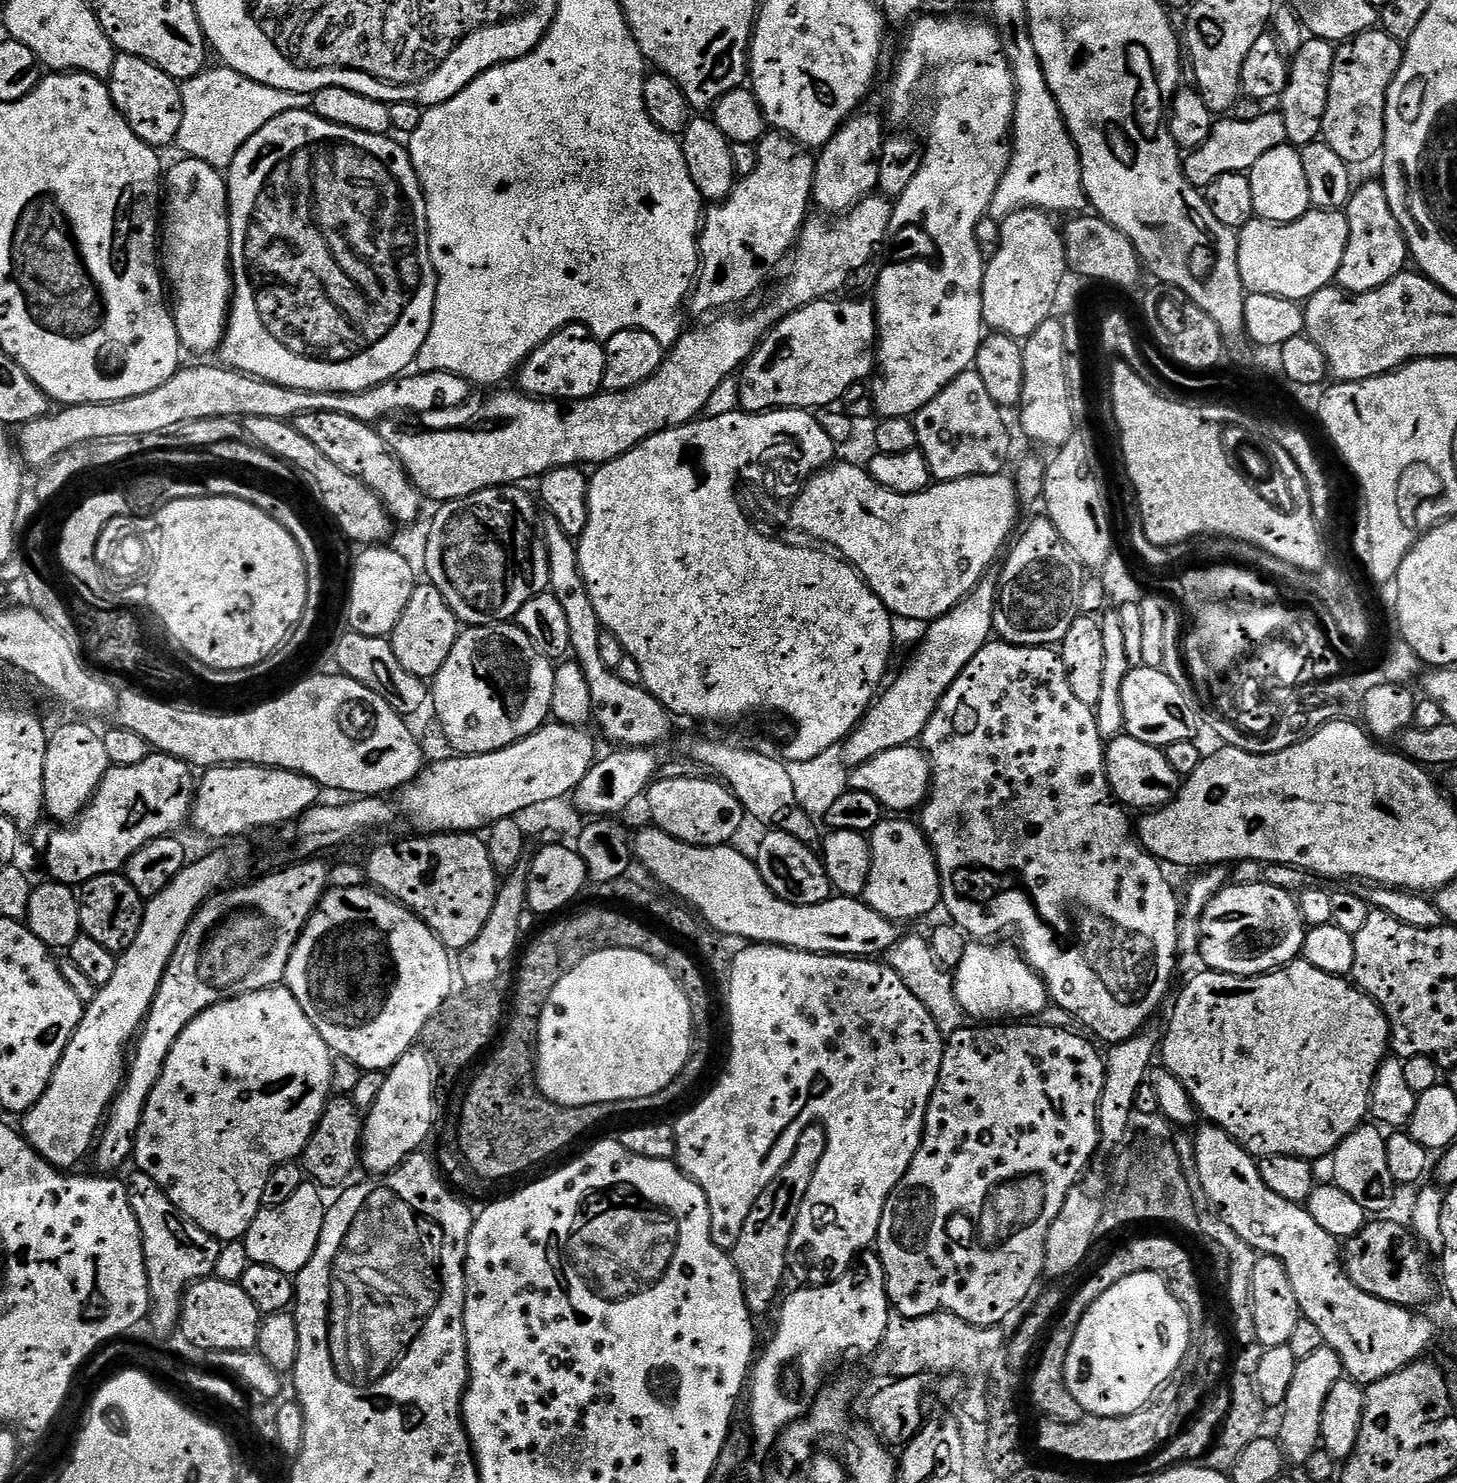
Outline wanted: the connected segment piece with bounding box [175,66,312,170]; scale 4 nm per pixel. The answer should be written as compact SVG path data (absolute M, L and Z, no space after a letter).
M209 67L180 84L182 126L176 135L175 147L181 148L185 157L206 162L211 168L226 170L234 162L234 154L238 154L238 150L242 150L266 122L287 112L311 109L312 98L309 93L271 88L246 78L233 68L219 67Z

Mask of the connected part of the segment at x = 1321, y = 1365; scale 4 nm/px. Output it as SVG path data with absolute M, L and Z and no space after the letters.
M1327 1346L1314 1350L1310 1358L1296 1361L1294 1378L1290 1381L1290 1391L1287 1392L1282 1411L1279 1413L1281 1416L1278 1439L1289 1465L1304 1464L1315 1454L1316 1448L1318 1452L1320 1415L1322 1406L1326 1402L1326 1394L1334 1390L1334 1382L1338 1382L1344 1375L1344 1367L1338 1354L1333 1348Z

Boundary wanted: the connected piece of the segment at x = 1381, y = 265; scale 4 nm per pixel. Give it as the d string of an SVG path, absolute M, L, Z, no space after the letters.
M1379 179L1355 189L1346 209L1350 238L1346 242L1346 254L1342 254L1342 266L1335 283L1345 292L1369 292L1405 271L1409 263L1408 244L1402 230L1390 214L1390 202L1386 202L1386 190Z

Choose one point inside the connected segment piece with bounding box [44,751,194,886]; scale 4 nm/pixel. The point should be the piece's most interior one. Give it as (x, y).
(132, 806)

